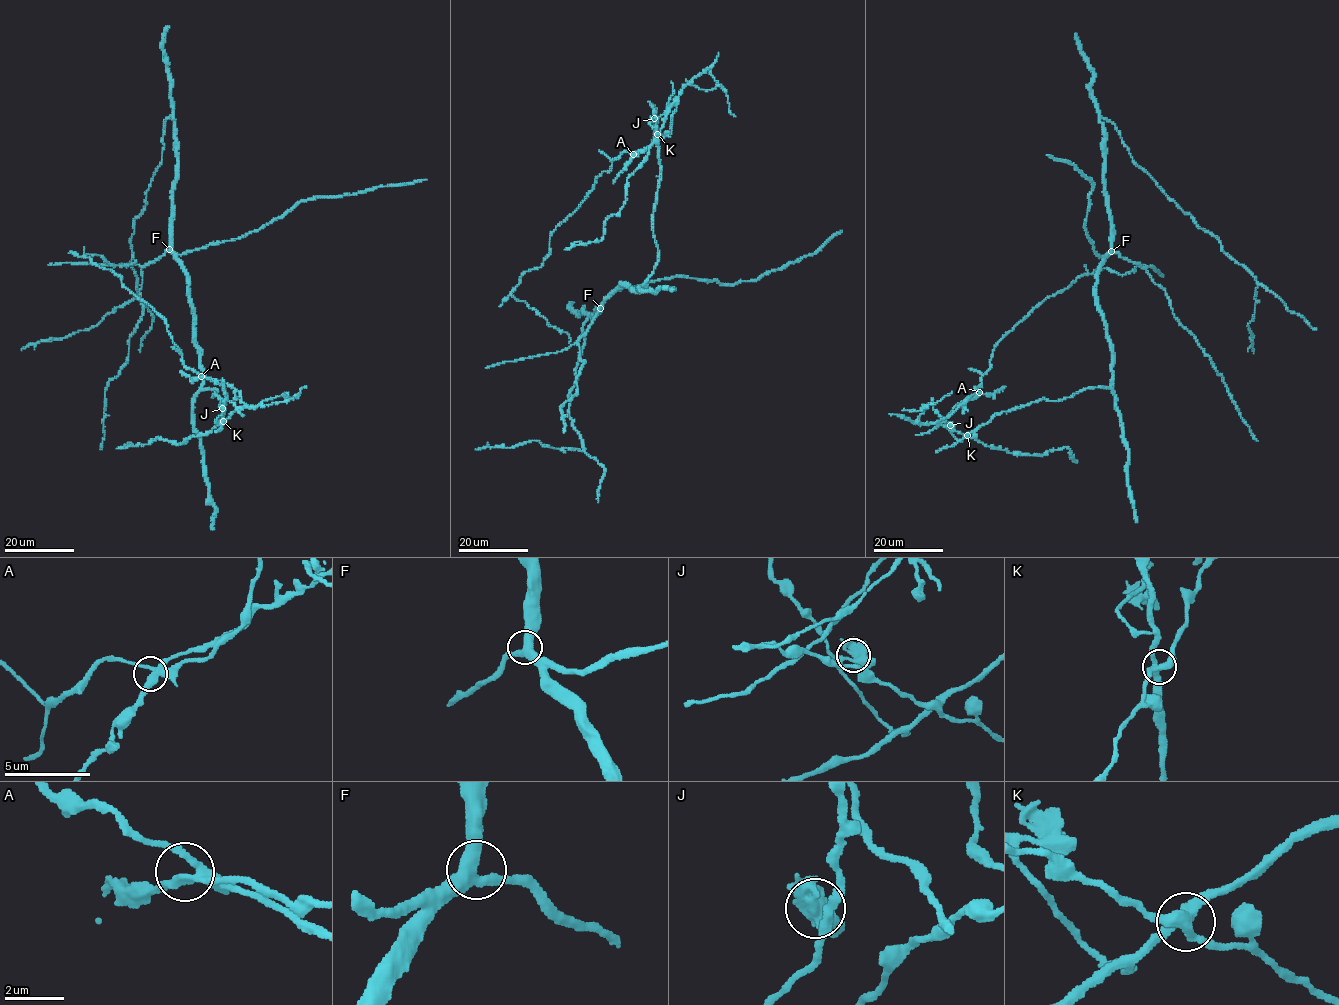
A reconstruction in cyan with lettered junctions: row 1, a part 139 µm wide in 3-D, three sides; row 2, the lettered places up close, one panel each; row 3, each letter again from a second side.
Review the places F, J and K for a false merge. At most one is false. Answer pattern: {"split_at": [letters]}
{"split_at": ["K"]}

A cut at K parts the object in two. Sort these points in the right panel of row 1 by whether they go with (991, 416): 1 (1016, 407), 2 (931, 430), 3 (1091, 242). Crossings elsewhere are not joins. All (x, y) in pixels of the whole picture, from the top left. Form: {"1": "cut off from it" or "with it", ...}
{"1": "with it", "2": "cut off from it", "3": "with it"}

